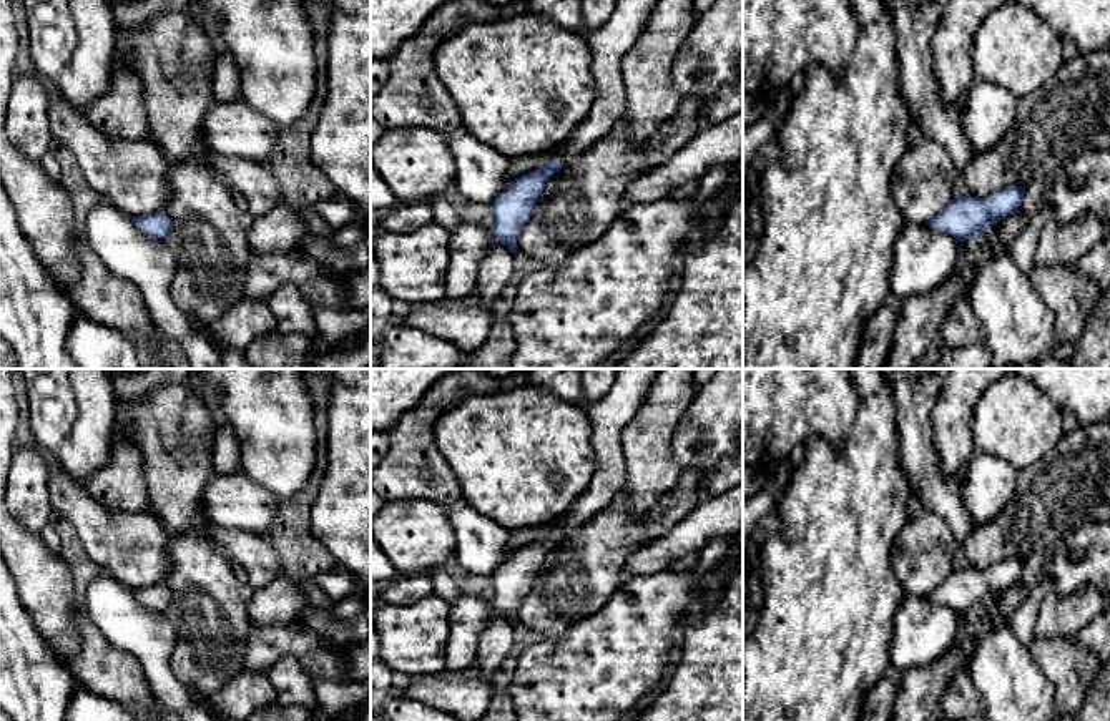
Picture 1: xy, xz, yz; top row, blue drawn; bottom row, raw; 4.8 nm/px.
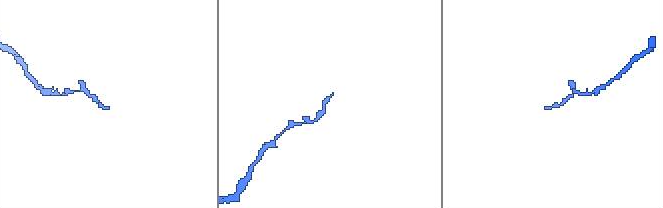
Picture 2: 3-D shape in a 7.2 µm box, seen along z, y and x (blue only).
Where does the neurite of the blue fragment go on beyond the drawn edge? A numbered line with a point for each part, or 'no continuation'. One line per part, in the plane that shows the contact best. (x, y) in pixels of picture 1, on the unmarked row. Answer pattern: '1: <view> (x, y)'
no continuation

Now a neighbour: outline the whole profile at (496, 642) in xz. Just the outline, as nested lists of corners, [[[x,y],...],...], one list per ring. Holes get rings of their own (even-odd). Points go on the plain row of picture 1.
[[[494,608],[489,615],[489,625],[479,636],[477,660],[474,674],[484,679],[492,679],[502,663],[512,655],[513,648],[513,626]]]

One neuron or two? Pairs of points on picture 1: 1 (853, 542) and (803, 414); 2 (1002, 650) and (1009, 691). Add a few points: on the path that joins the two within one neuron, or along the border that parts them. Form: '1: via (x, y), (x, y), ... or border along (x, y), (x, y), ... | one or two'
1: border along (851, 429), (836, 449), (823, 439), (805, 446) | two
2: via (1002, 660), (1002, 670), (1009, 681) | one

